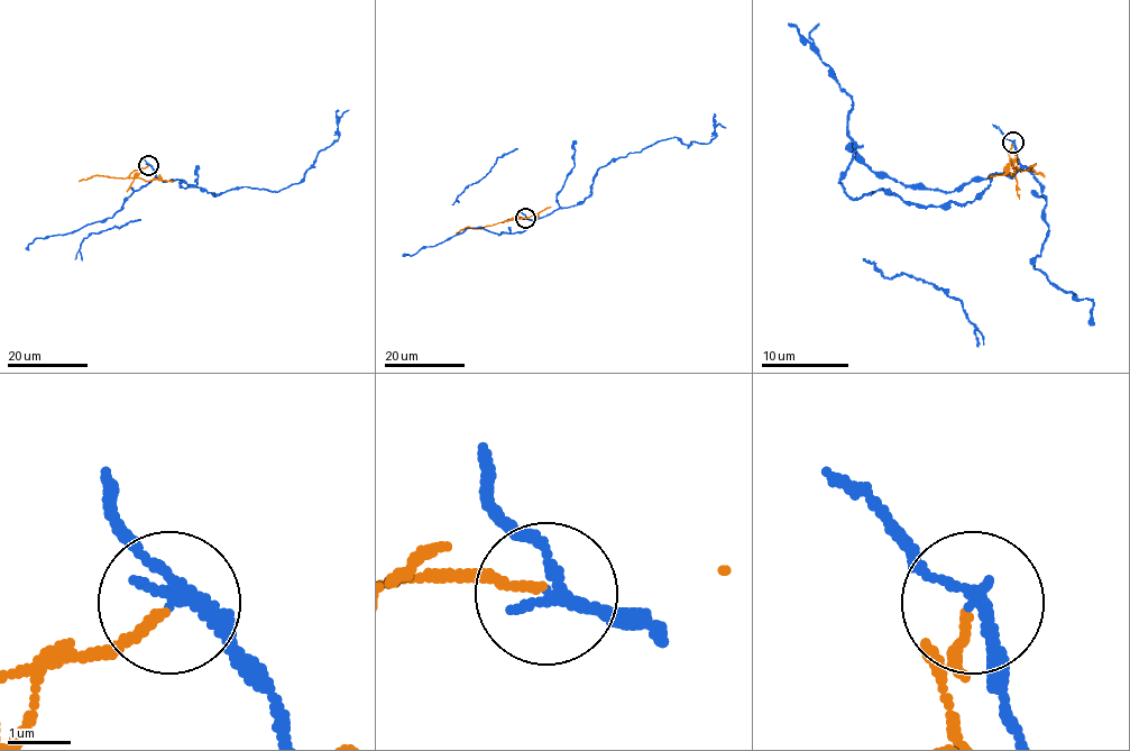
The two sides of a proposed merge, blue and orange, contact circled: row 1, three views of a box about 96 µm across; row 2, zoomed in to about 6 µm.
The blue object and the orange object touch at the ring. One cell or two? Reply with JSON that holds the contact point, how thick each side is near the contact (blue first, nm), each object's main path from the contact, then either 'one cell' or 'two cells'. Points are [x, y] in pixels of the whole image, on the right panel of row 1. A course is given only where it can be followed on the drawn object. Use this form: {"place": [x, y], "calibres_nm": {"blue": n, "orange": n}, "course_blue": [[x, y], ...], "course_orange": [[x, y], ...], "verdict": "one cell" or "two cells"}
{"place": [1012, 143], "calibres_nm": {"blue": 190, "orange": 130}, "course_blue": [[1013, 143], [1020, 167], [972, 201], [853, 200], [853, 100], [818, 24]], "course_orange": [[1011, 143], [1022, 171], [1035, 165], [1032, 168], [1044, 177]], "verdict": "two cells"}

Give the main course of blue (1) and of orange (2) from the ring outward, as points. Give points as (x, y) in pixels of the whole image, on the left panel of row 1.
1: (148, 165), (164, 182), (182, 180), (216, 194), (242, 186), (278, 192), (297, 183), (338, 138), (348, 110)
2: (148, 165), (123, 179), (93, 175), (79, 182)

